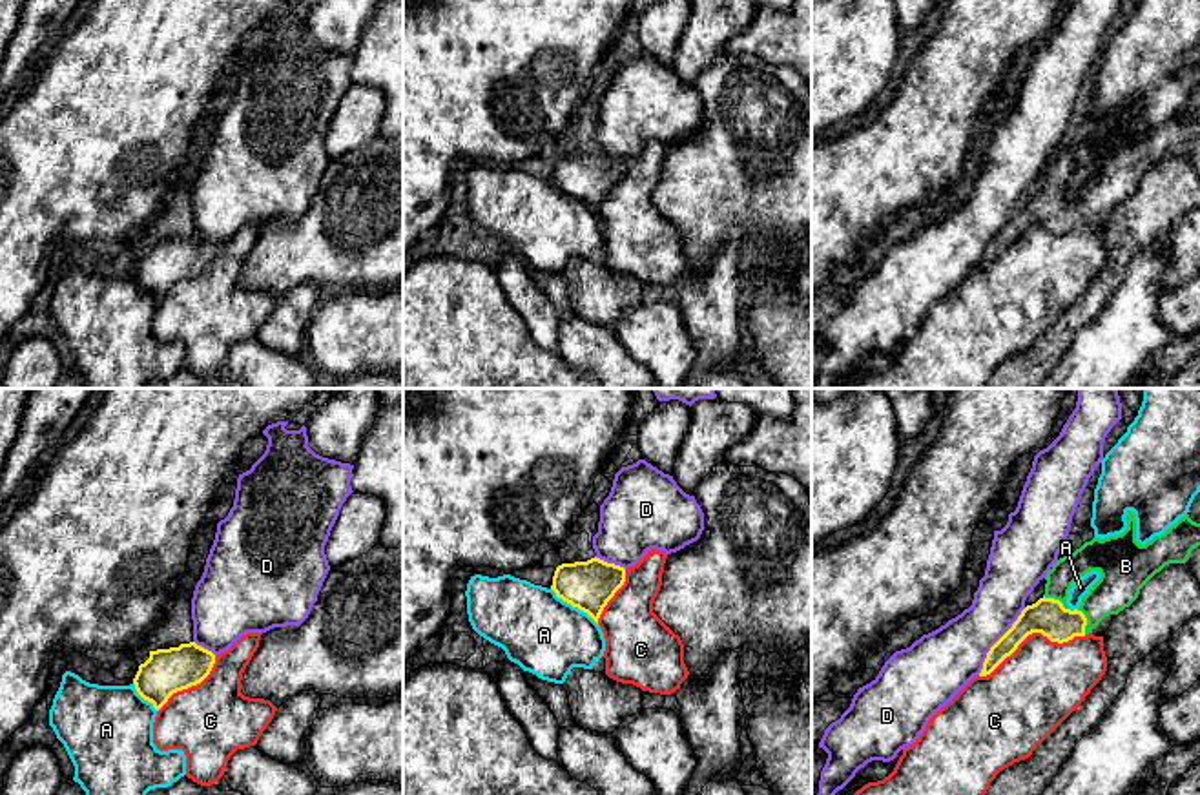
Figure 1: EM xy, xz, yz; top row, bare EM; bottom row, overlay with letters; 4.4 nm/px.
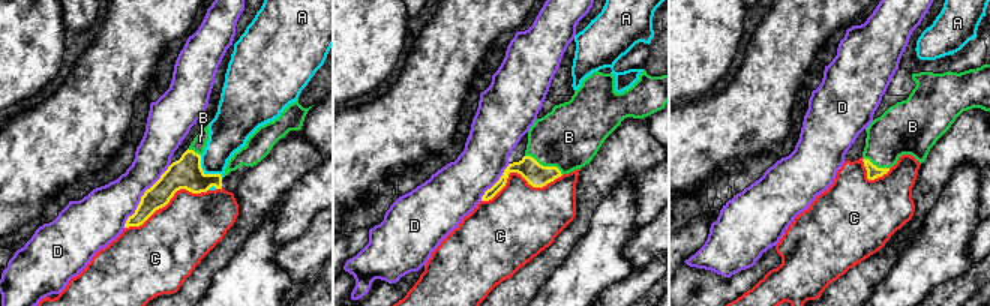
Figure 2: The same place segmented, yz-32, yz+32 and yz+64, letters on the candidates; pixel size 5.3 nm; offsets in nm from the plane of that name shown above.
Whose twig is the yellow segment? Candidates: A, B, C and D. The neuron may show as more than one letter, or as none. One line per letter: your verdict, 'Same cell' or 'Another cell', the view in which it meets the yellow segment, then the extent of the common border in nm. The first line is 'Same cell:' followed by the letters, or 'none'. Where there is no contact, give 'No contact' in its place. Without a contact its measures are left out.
Same cell: B
A: Another cell. Touches yellow in xz. Shared border 260 nm
B: Same cell. Touches yellow in yz. Shared border 130 nm
C: Another cell. Touches yellow in yz. Shared border 500 nm
D: Another cell. Touches yellow in yz. Shared border 360 nm

